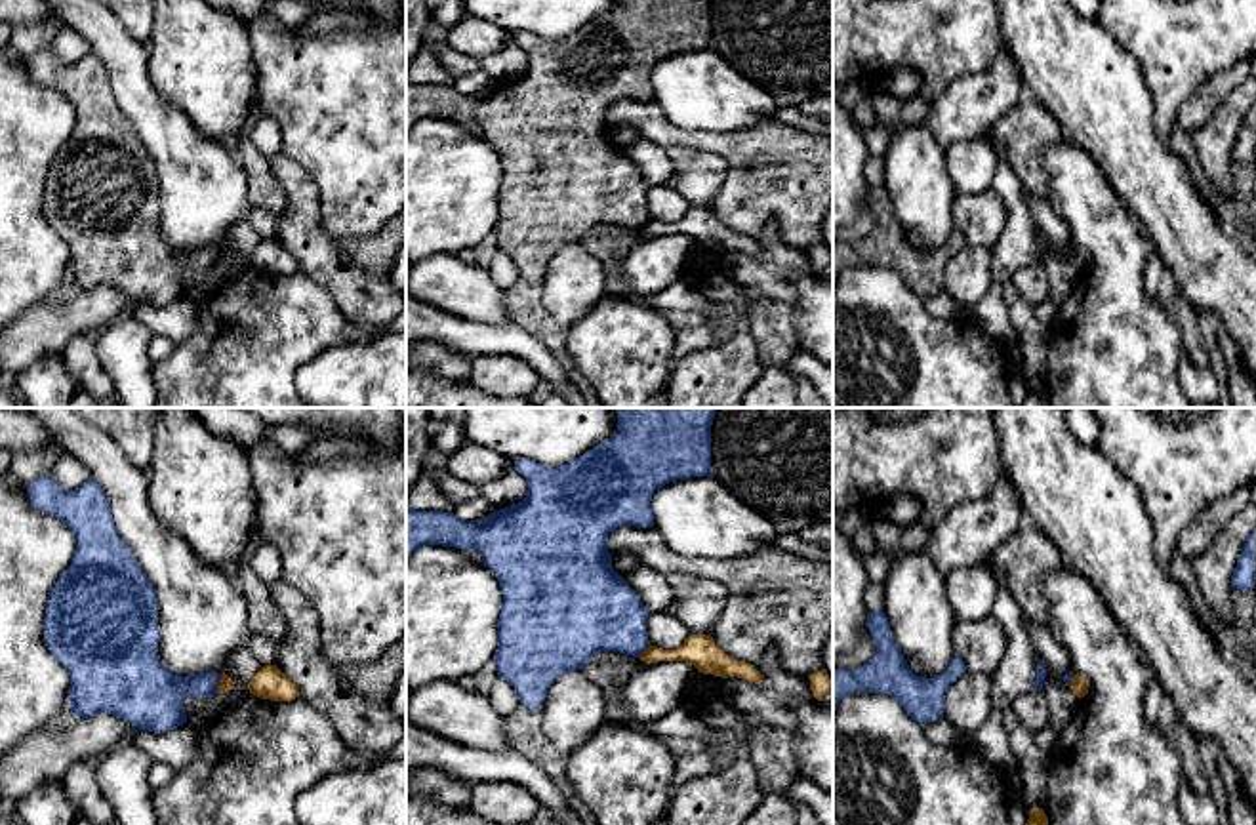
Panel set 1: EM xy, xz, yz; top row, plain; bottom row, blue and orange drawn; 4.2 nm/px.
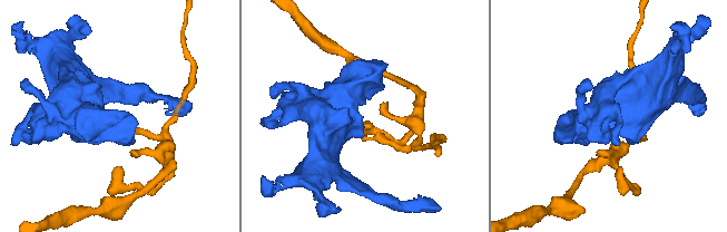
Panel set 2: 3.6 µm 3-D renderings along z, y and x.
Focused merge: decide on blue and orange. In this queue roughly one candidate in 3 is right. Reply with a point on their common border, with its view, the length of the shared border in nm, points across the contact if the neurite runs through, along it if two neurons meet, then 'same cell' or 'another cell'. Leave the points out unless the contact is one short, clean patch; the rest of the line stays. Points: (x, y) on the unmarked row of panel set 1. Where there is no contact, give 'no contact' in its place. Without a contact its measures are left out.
contact xy (218, 258); length 80 nm; border xy (222, 248), (216, 265); another cell

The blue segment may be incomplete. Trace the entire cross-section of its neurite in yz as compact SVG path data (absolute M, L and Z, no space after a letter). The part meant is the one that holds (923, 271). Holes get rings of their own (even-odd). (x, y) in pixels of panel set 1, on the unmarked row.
M869 185L867 200L877 229L856 244L833 240L833 288L844 269L867 265L888 267L921 299L942 292L947 261L966 244L962 231L955 227L947 242L934 252L919 250L896 217L884 185Z

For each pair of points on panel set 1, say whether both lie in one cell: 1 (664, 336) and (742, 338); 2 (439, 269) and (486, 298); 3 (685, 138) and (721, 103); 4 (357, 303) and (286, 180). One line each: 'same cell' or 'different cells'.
1: different cells
2: same cell
3: different cells
4: same cell

